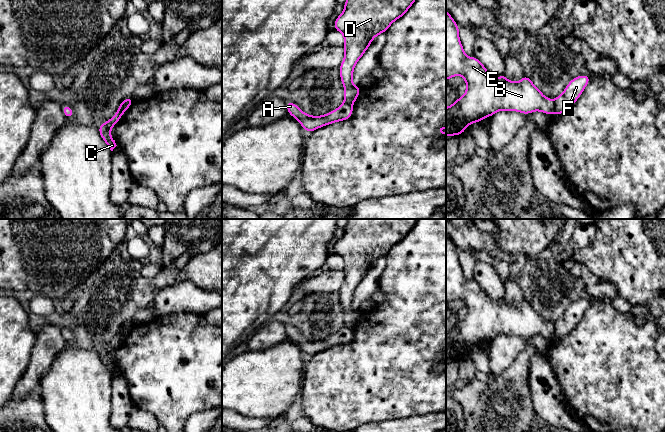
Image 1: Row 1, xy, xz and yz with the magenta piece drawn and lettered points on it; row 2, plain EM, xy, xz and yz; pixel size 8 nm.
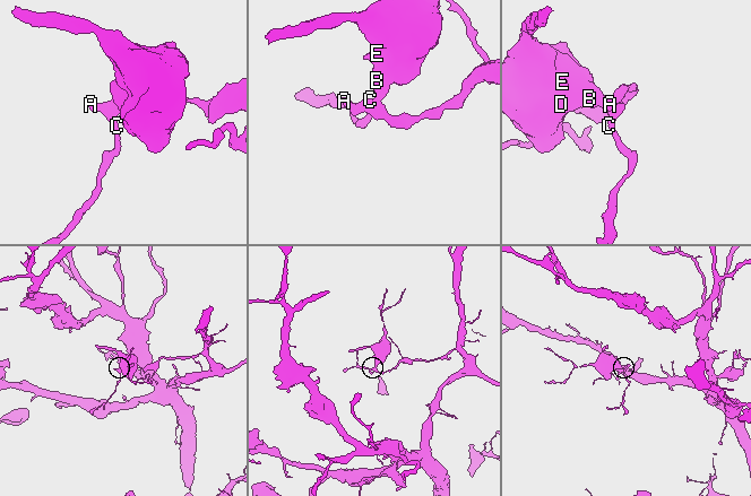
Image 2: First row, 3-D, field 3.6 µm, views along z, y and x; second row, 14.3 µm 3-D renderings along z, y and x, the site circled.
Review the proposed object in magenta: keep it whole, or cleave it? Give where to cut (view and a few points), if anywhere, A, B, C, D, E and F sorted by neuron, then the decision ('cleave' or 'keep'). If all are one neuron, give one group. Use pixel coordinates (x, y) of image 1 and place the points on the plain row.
cut in yz along (553, 324), (554, 337); A C F / B D E; cleave

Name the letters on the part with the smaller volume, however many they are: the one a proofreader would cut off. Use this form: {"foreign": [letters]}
{"foreign": ["B", "D", "E"]}

